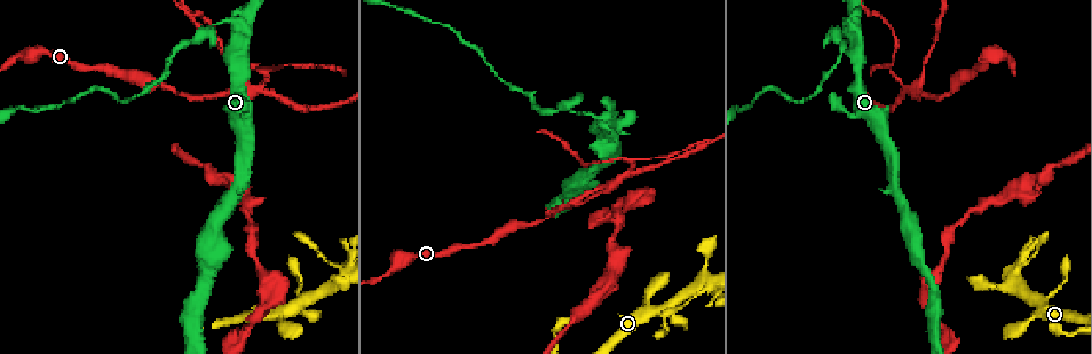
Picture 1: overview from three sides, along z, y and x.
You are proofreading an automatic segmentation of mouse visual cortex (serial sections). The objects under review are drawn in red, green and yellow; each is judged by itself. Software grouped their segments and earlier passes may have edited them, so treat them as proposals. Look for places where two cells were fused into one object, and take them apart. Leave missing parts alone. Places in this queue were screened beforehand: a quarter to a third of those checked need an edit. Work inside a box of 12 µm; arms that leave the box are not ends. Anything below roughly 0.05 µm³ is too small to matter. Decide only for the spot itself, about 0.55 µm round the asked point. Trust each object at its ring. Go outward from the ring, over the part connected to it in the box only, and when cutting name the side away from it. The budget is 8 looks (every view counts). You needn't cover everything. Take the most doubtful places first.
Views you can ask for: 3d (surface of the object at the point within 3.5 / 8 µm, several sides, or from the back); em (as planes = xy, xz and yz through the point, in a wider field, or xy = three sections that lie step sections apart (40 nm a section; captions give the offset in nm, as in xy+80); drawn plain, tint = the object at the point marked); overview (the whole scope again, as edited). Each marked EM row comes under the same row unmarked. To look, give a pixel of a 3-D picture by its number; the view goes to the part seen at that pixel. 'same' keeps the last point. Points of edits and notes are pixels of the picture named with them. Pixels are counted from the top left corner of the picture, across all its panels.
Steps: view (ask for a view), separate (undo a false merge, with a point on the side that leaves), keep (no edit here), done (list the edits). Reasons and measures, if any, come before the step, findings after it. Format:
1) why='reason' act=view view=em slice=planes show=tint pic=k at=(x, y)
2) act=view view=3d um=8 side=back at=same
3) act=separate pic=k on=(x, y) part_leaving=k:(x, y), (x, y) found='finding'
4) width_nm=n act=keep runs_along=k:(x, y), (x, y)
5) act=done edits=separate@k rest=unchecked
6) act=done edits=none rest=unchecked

act=view view=3d um=3.5 pic=1 at=(257, 88)

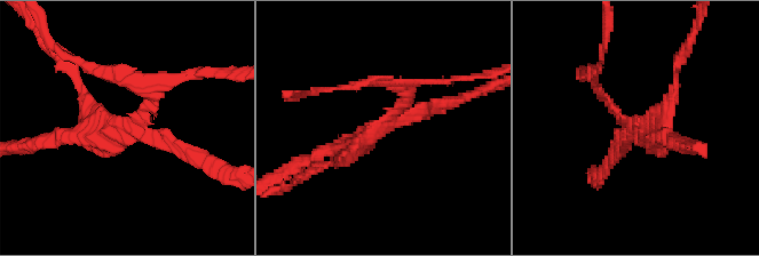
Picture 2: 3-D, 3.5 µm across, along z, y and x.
why='now the EM' act=view view=em slice=xy step=5 show=tint pic=2 at=(637, 127)

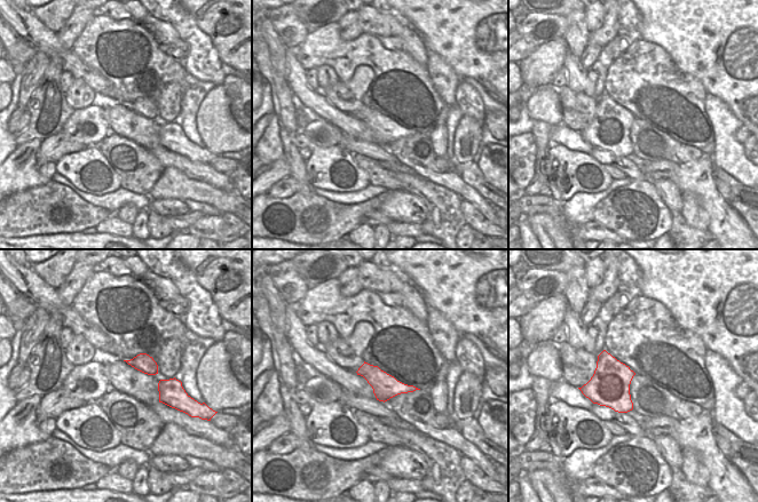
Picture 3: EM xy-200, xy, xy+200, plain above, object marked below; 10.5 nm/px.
width_nm=260 act=separate pic=2 on=(600, 92) part_leaving=2:(624, 117), (594, 82), (600, 64) found='two cells meet here'

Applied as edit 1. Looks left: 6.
why='looks like a crossing' act=view view=em slice=xy step=5 show=tint pic=1 at=(1041, 302)

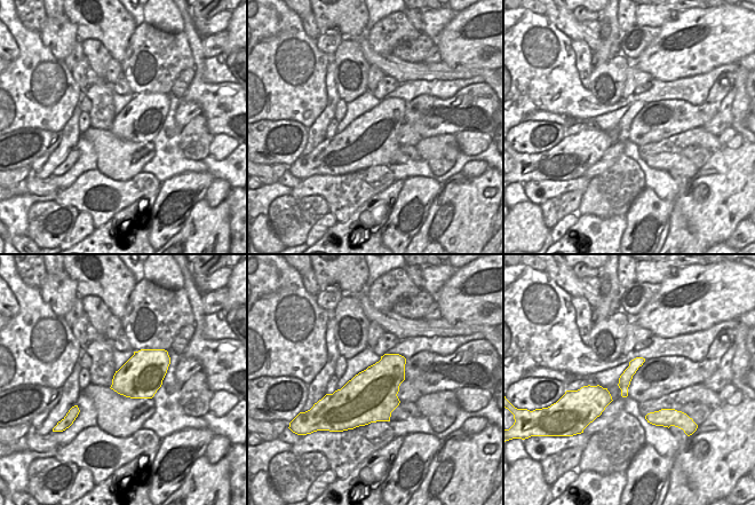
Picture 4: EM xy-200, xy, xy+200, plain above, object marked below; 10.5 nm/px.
act=view view=3d um=3.5 at=same

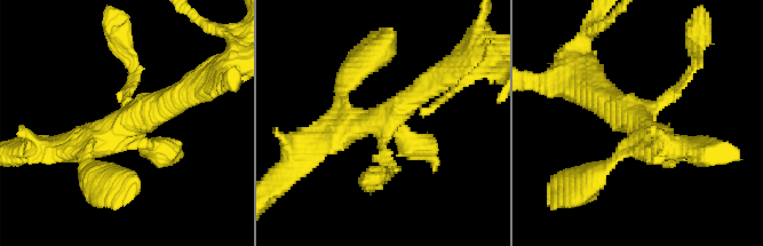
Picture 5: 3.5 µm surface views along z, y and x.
act=keep runs_along=5:(315, 144), (384, 118), (434, 79) found='all the same cell'

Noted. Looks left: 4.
act=done edits=separate@2 rest=unchecked

